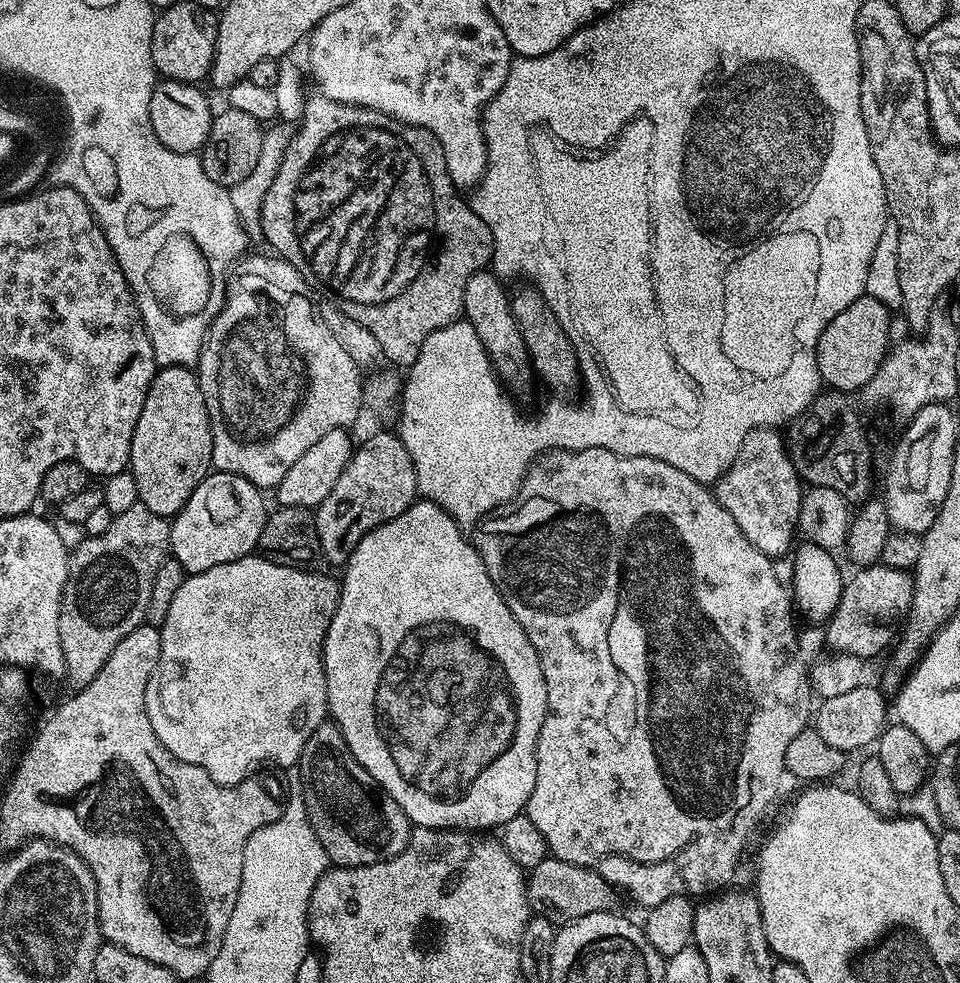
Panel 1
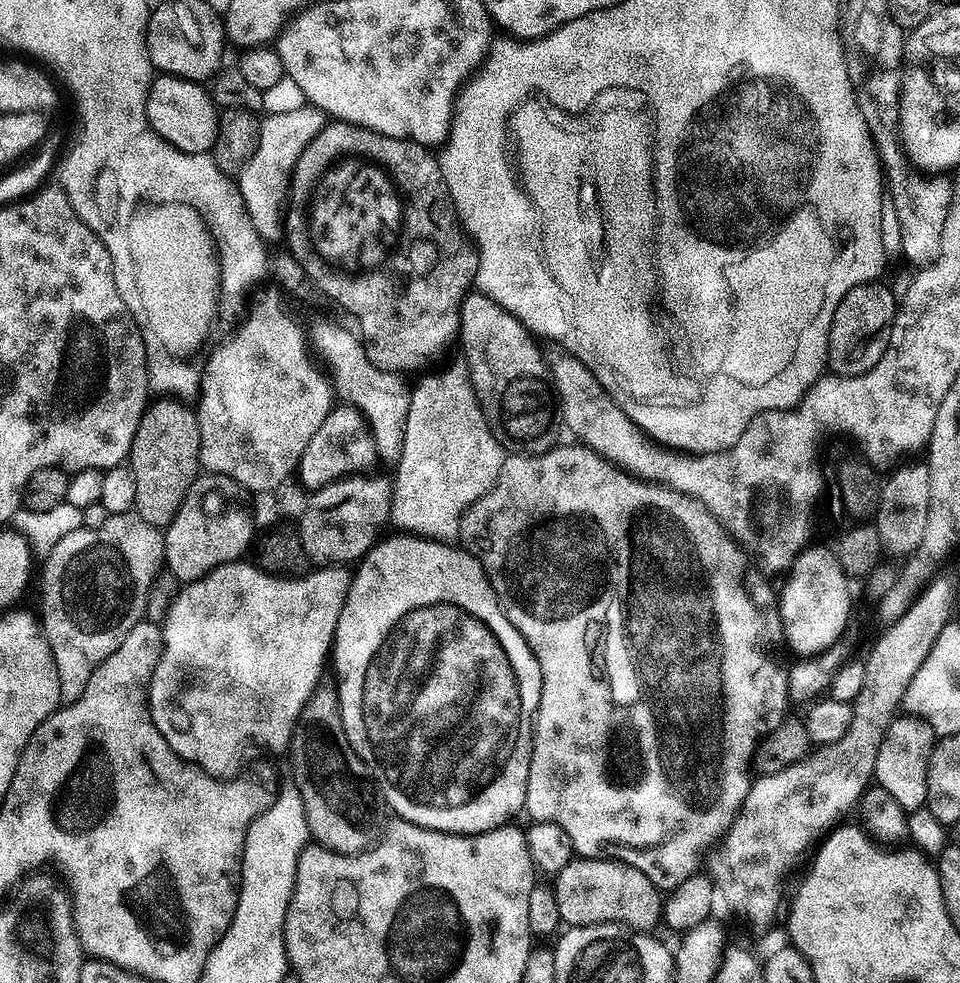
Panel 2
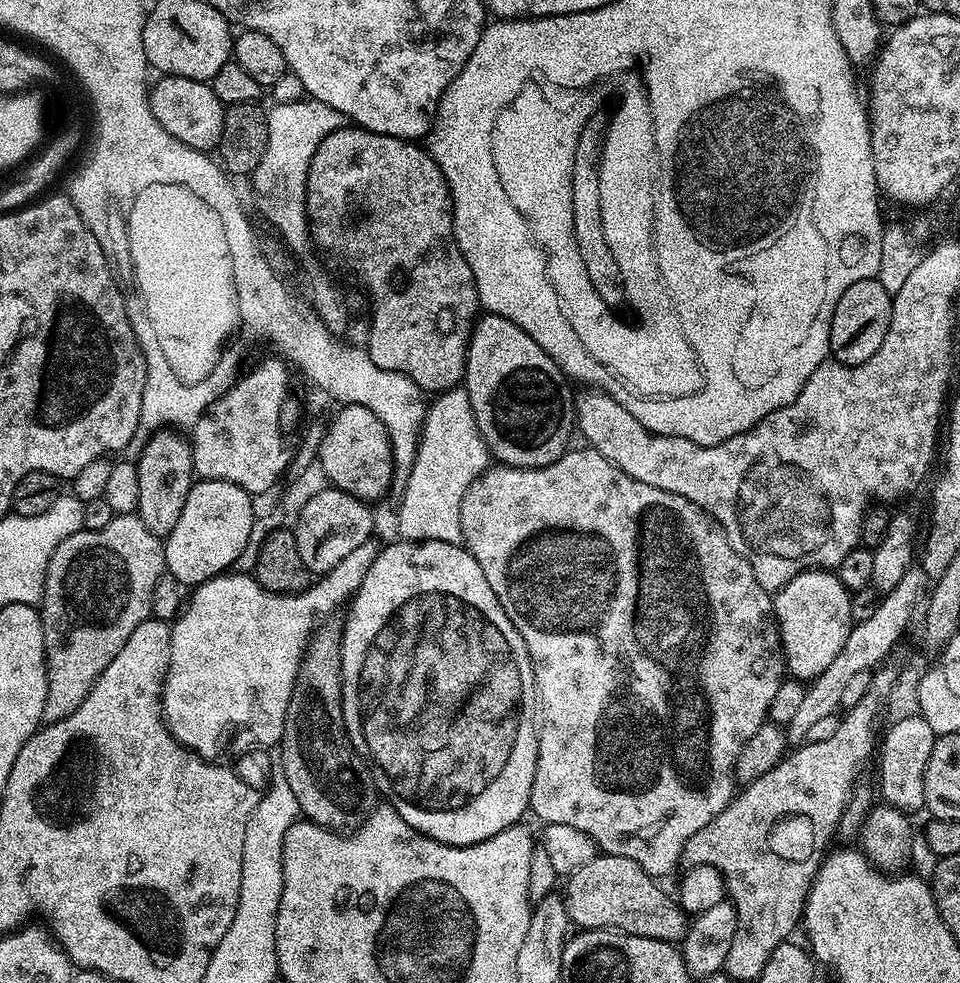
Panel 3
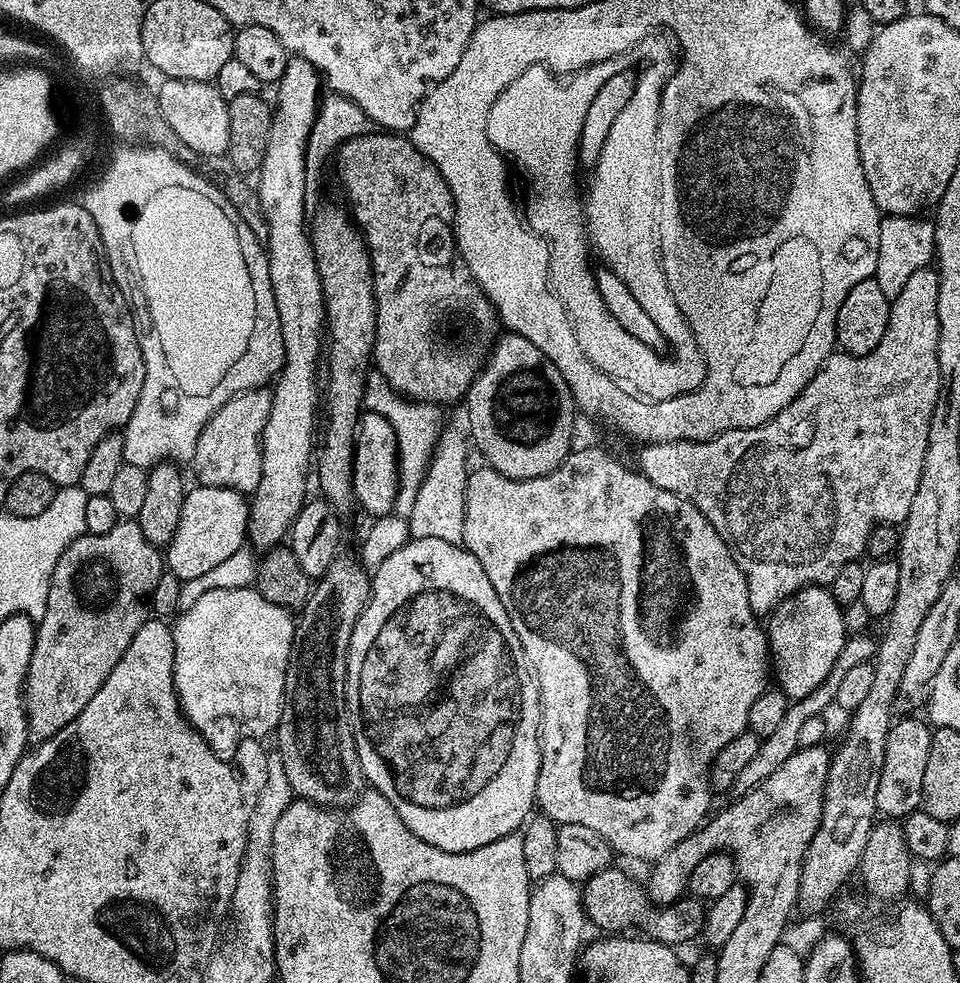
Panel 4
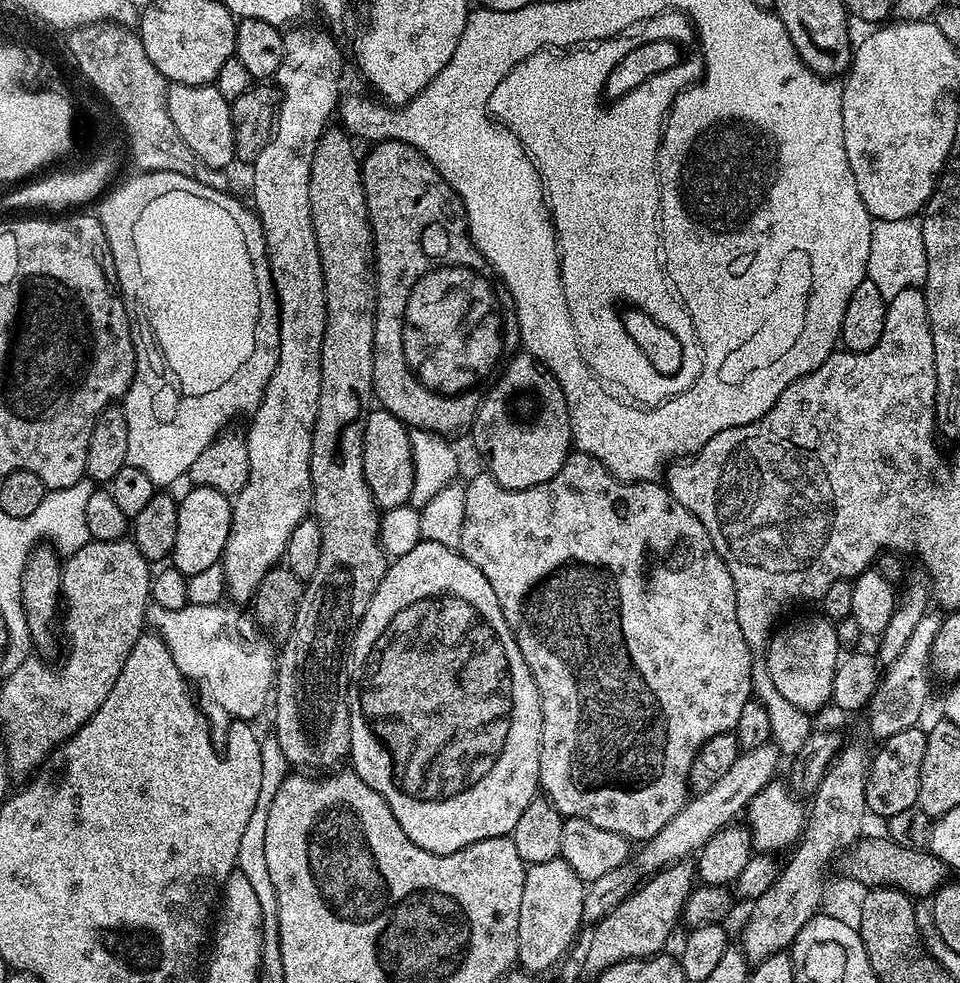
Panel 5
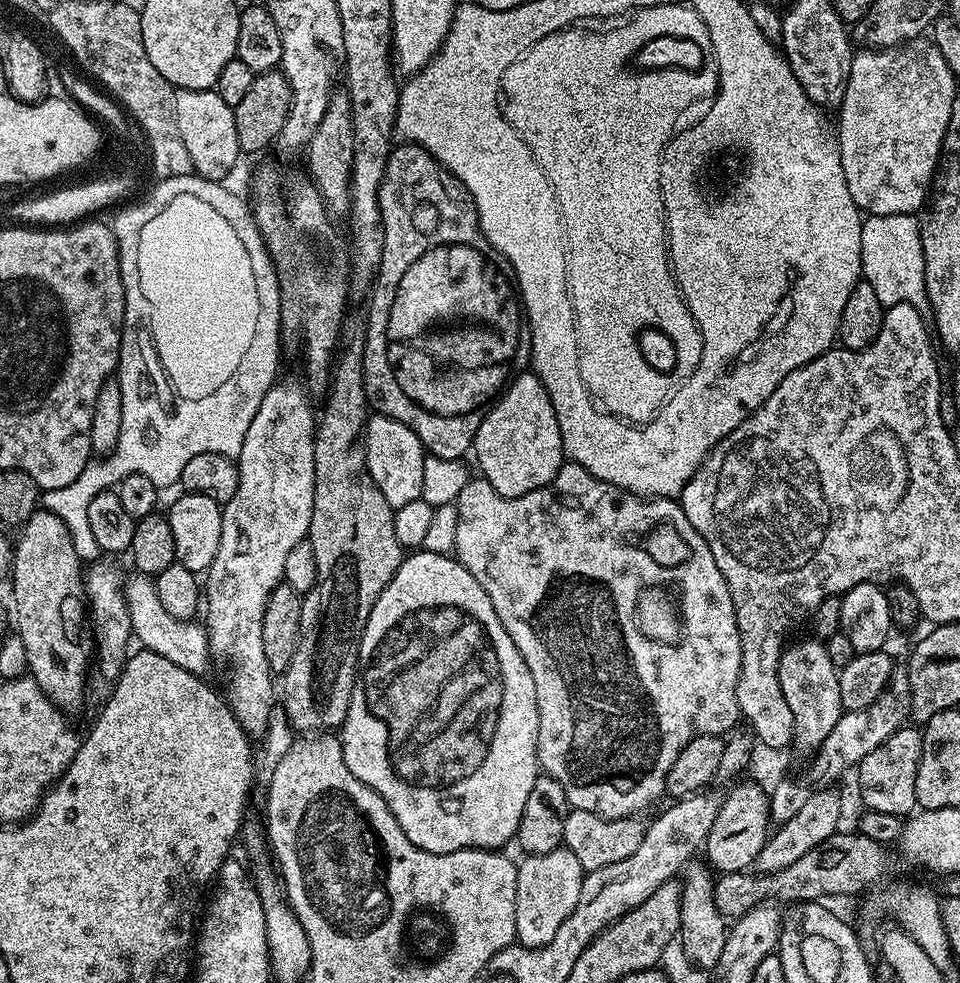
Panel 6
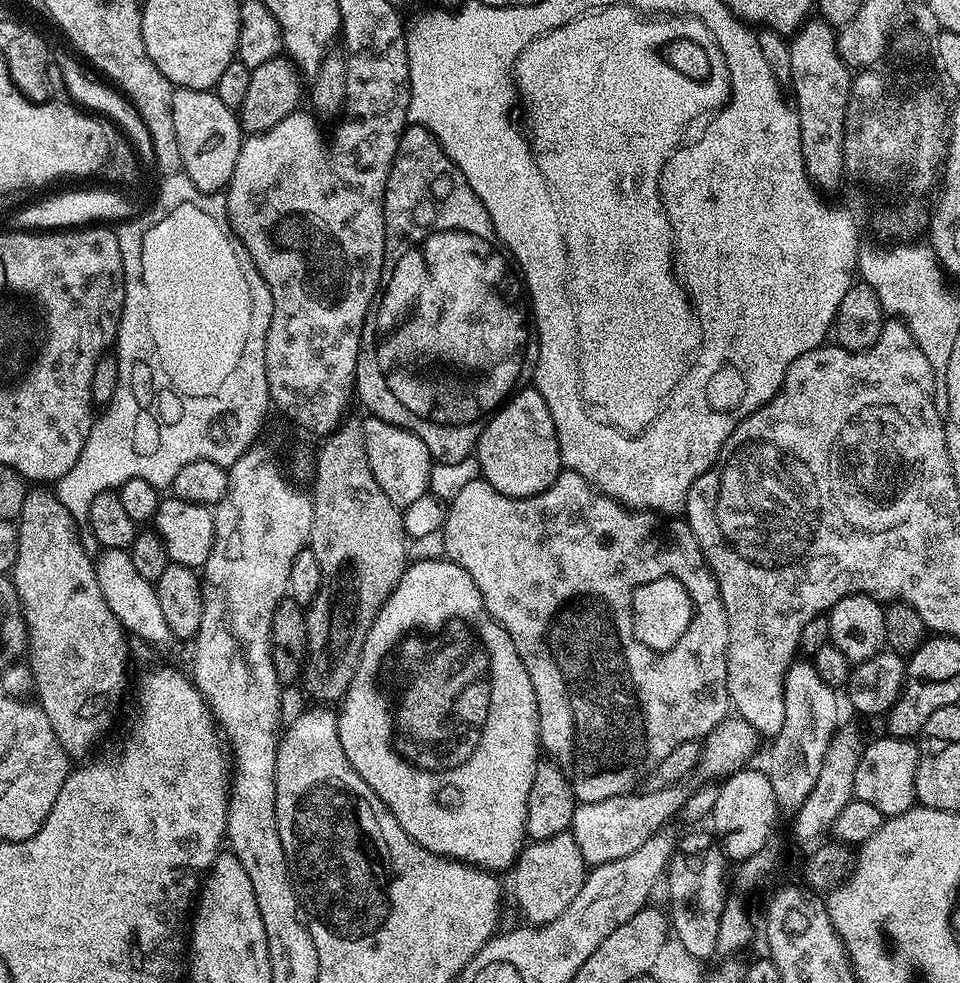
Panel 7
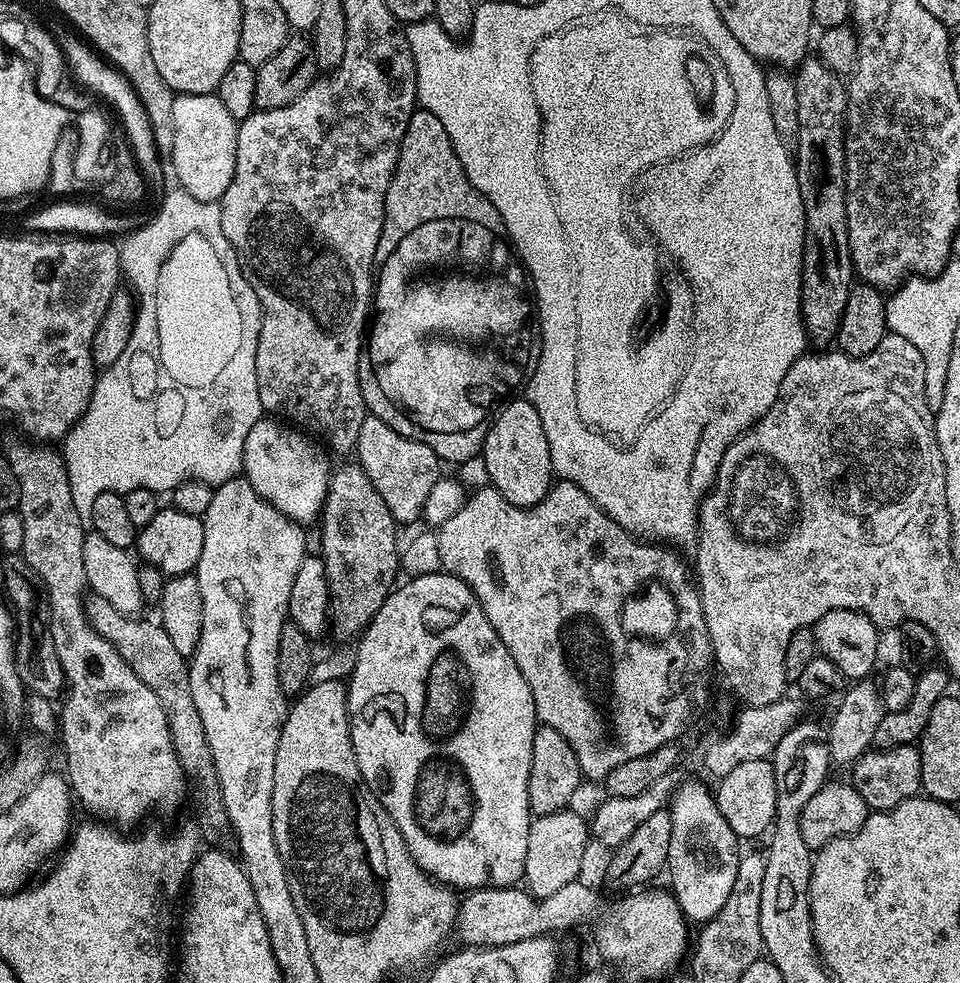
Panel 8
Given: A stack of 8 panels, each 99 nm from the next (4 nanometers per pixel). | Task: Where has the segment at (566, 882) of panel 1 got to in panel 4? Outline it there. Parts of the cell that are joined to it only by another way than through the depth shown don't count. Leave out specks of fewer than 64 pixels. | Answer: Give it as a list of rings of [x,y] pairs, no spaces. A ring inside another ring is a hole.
[[[617,866],[603,868],[588,880],[583,881],[582,895],[584,898],[584,914],[589,925],[597,924],[605,928],[605,933],[620,934],[623,928],[640,927],[645,937],[657,940],[659,944],[681,946],[699,937],[704,930],[706,908],[695,898],[677,899],[675,904],[654,906],[648,899],[648,893],[636,880],[631,880],[622,869]]]

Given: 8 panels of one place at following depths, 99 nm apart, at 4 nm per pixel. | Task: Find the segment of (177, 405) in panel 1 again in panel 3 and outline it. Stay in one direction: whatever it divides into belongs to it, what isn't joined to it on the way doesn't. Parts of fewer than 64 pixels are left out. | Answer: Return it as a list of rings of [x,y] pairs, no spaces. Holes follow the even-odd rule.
[[[157,430],[144,442],[144,449],[135,461],[138,470],[138,506],[140,521],[154,535],[167,538],[170,530],[186,506],[186,494],[194,483],[192,471],[192,446],[187,435],[179,436],[176,430]]]

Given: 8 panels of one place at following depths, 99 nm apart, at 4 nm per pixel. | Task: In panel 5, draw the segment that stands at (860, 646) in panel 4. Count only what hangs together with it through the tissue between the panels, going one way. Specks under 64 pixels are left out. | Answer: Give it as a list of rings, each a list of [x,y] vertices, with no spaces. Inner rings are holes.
[[[769,742],[741,751],[740,757],[726,770],[723,778],[718,778],[710,790],[693,795],[685,803],[684,808],[658,830],[650,839],[643,841],[640,852],[640,864],[645,868],[645,873],[651,874],[668,867],[669,864],[677,864],[680,860],[687,860],[693,854],[699,853],[705,842],[715,832],[721,832],[733,823],[736,815],[743,813],[748,804],[761,792],[767,784],[773,783],[776,767],[780,764],[782,753],[775,744]]]

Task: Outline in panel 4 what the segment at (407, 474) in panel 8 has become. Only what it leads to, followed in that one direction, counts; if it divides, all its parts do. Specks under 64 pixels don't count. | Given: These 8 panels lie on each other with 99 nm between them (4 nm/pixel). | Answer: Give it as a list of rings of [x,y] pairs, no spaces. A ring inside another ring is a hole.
[[[365,411],[361,415],[359,425],[356,430],[356,453],[352,456],[352,495],[354,497],[355,503],[357,505],[361,504],[366,511],[369,512],[369,517],[375,518],[377,516],[387,516],[393,511],[395,506],[395,498],[399,490],[399,448],[398,442],[395,438],[394,427],[390,426],[390,422],[387,421],[387,418],[383,417],[380,413],[374,413],[370,411]]]

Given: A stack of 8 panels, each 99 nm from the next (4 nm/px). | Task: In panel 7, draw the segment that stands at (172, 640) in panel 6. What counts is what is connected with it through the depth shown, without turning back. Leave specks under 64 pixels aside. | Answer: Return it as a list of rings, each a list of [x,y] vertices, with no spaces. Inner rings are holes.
[[[105,548],[95,557],[98,587],[102,590],[102,598],[106,598],[106,606],[114,610],[114,618],[123,626],[125,633],[137,636],[148,644],[164,644],[173,639],[172,631],[166,626],[166,618],[162,618],[162,606],[158,606],[156,585],[146,582],[142,574],[138,574],[132,561],[131,551],[122,548]]]

